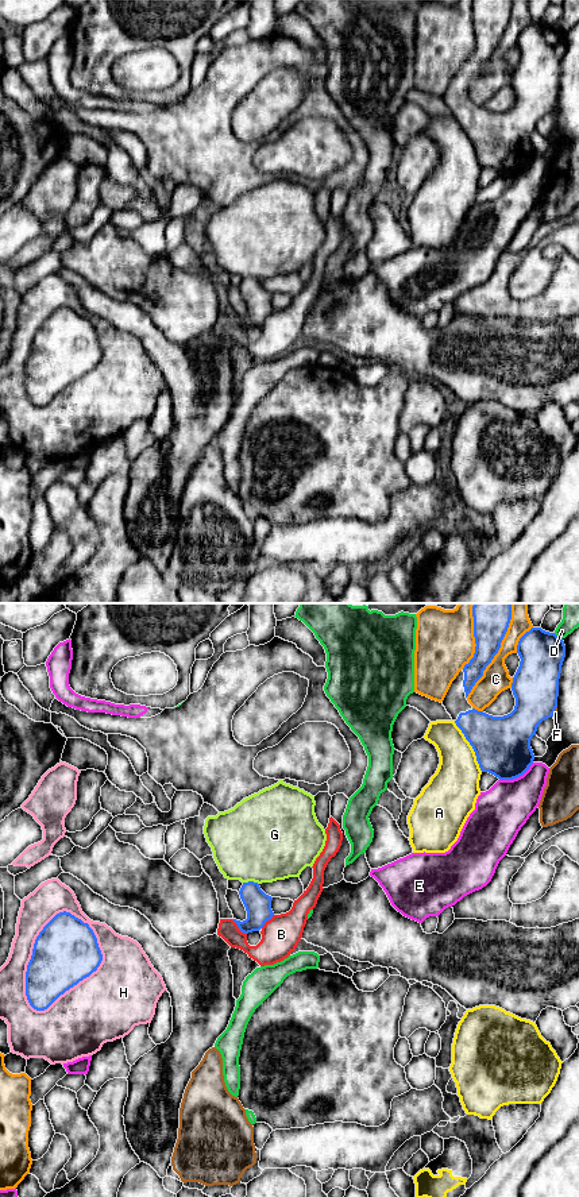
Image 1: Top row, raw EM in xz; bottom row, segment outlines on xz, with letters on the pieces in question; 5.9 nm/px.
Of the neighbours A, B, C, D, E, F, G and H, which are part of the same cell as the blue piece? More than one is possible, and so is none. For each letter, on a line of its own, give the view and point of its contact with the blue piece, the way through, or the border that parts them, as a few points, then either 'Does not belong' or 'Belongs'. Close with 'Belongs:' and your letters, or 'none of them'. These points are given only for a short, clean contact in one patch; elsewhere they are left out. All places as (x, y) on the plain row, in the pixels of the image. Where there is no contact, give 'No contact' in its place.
A: Touches blue at xz (471, 141). Does not belong
B: Touches blue at xz (238, 321). Boundary: xz (231, 315), (246, 329). Does not belong
C: Touches blue at xz (498, 45). Does not belong
D: Touches blue at xz (558, 31). Does not belong
E: Touches blue at xz (516, 173). Does not belong
F: Touches blue at xz (554, 107). Does not belong
G: Touches blue at xz (251, 277). Does not belong
H: Touches blue at xz (31, 354). Does not belong
Belongs: none of them

